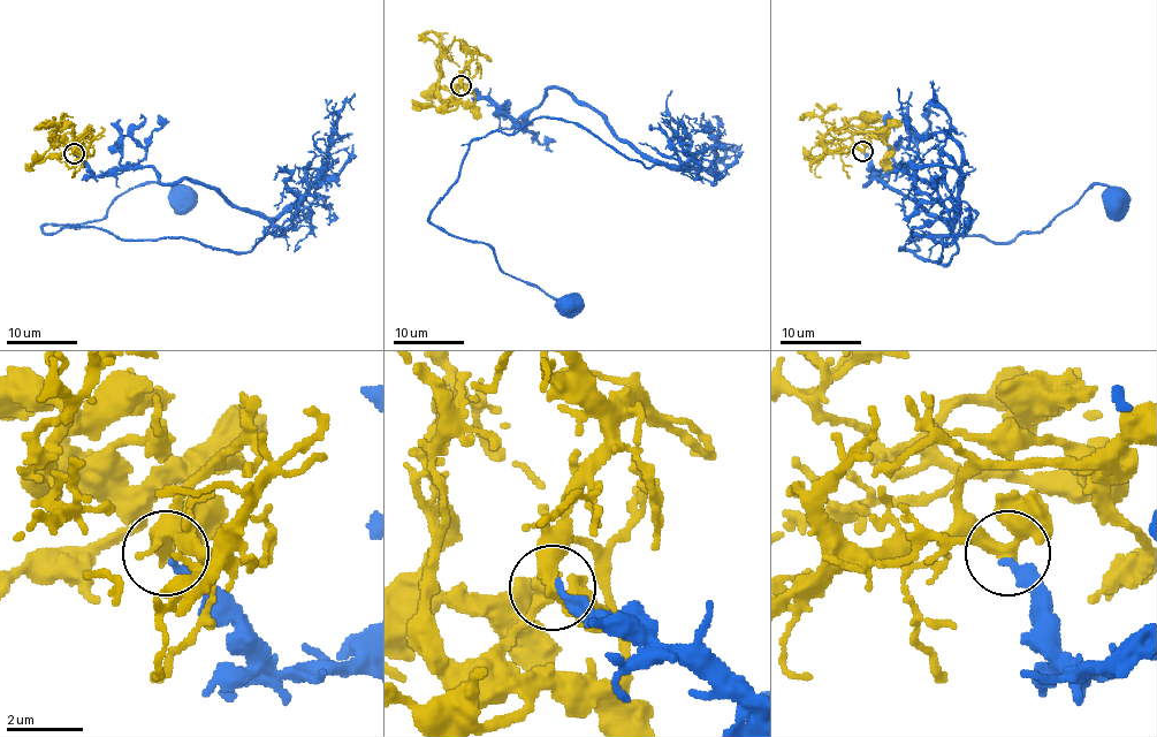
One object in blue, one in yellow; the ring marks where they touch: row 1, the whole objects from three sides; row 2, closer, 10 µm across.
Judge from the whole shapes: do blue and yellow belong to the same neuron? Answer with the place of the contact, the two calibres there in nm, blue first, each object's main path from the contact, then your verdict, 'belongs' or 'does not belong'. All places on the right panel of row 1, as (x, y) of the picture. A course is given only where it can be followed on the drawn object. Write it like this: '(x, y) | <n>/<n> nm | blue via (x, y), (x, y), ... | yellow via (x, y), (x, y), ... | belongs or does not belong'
(862, 151) | 240/340 nm | blue via (862, 152), (900, 168), (866, 184), (951, 229), (929, 261), (899, 250), (1114, 197) | yellow via (862, 150), (852, 138), (858, 131), (882, 131), (854, 134), (809, 115), (802, 120) | does not belong

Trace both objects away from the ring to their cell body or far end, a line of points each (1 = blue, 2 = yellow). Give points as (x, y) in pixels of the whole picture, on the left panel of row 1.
1: (76, 154), (94, 174), (203, 181), (269, 227), (240, 252), (42, 227), (98, 220), (146, 183), (183, 194)
2: (74, 153), (74, 147), (88, 137), (51, 139), (56, 127), (53, 123), (37, 127)

